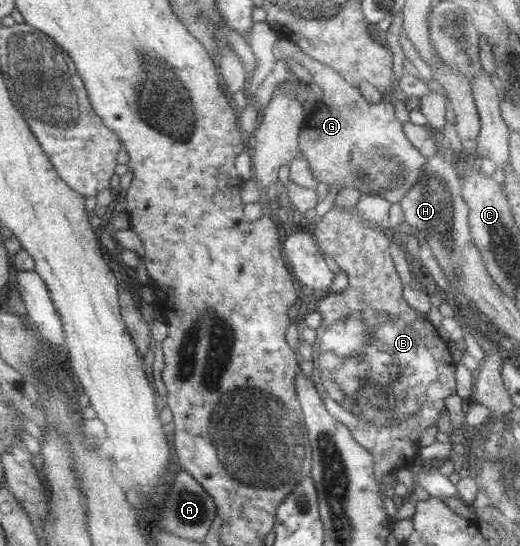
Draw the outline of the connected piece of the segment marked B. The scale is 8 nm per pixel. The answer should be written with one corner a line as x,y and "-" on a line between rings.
355,207
348,211
340,211
340,209
331,208
324,216
320,218
320,222
311,227
311,233
315,236
316,244
324,251
324,254
328,254
334,262
336,262
341,270
348,278
348,288
342,290
340,293
329,293
315,297
317,309
321,316
321,323
318,328
315,328
315,339
311,344
311,362
314,364
314,370
312,372
312,379
315,388
318,390
319,395
323,399
323,404
326,409
340,424
347,425
347,428
351,432
351,436
360,445
363,445
365,449
374,457
374,477
377,481
382,478
388,472
394,472
401,468
410,468
414,460
418,455
418,441
420,435
427,428
435,426
438,416
441,414
448,414
446,406
444,405
444,398
455,394
455,363
450,355
450,349
446,346
446,342
438,336
437,328
435,328
422,313
416,312
413,308
408,306
408,303
404,302
402,296
402,285
394,270
394,264
392,258
388,253
388,242
390,238
387,238
383,234
382,228
366,221
358,215

